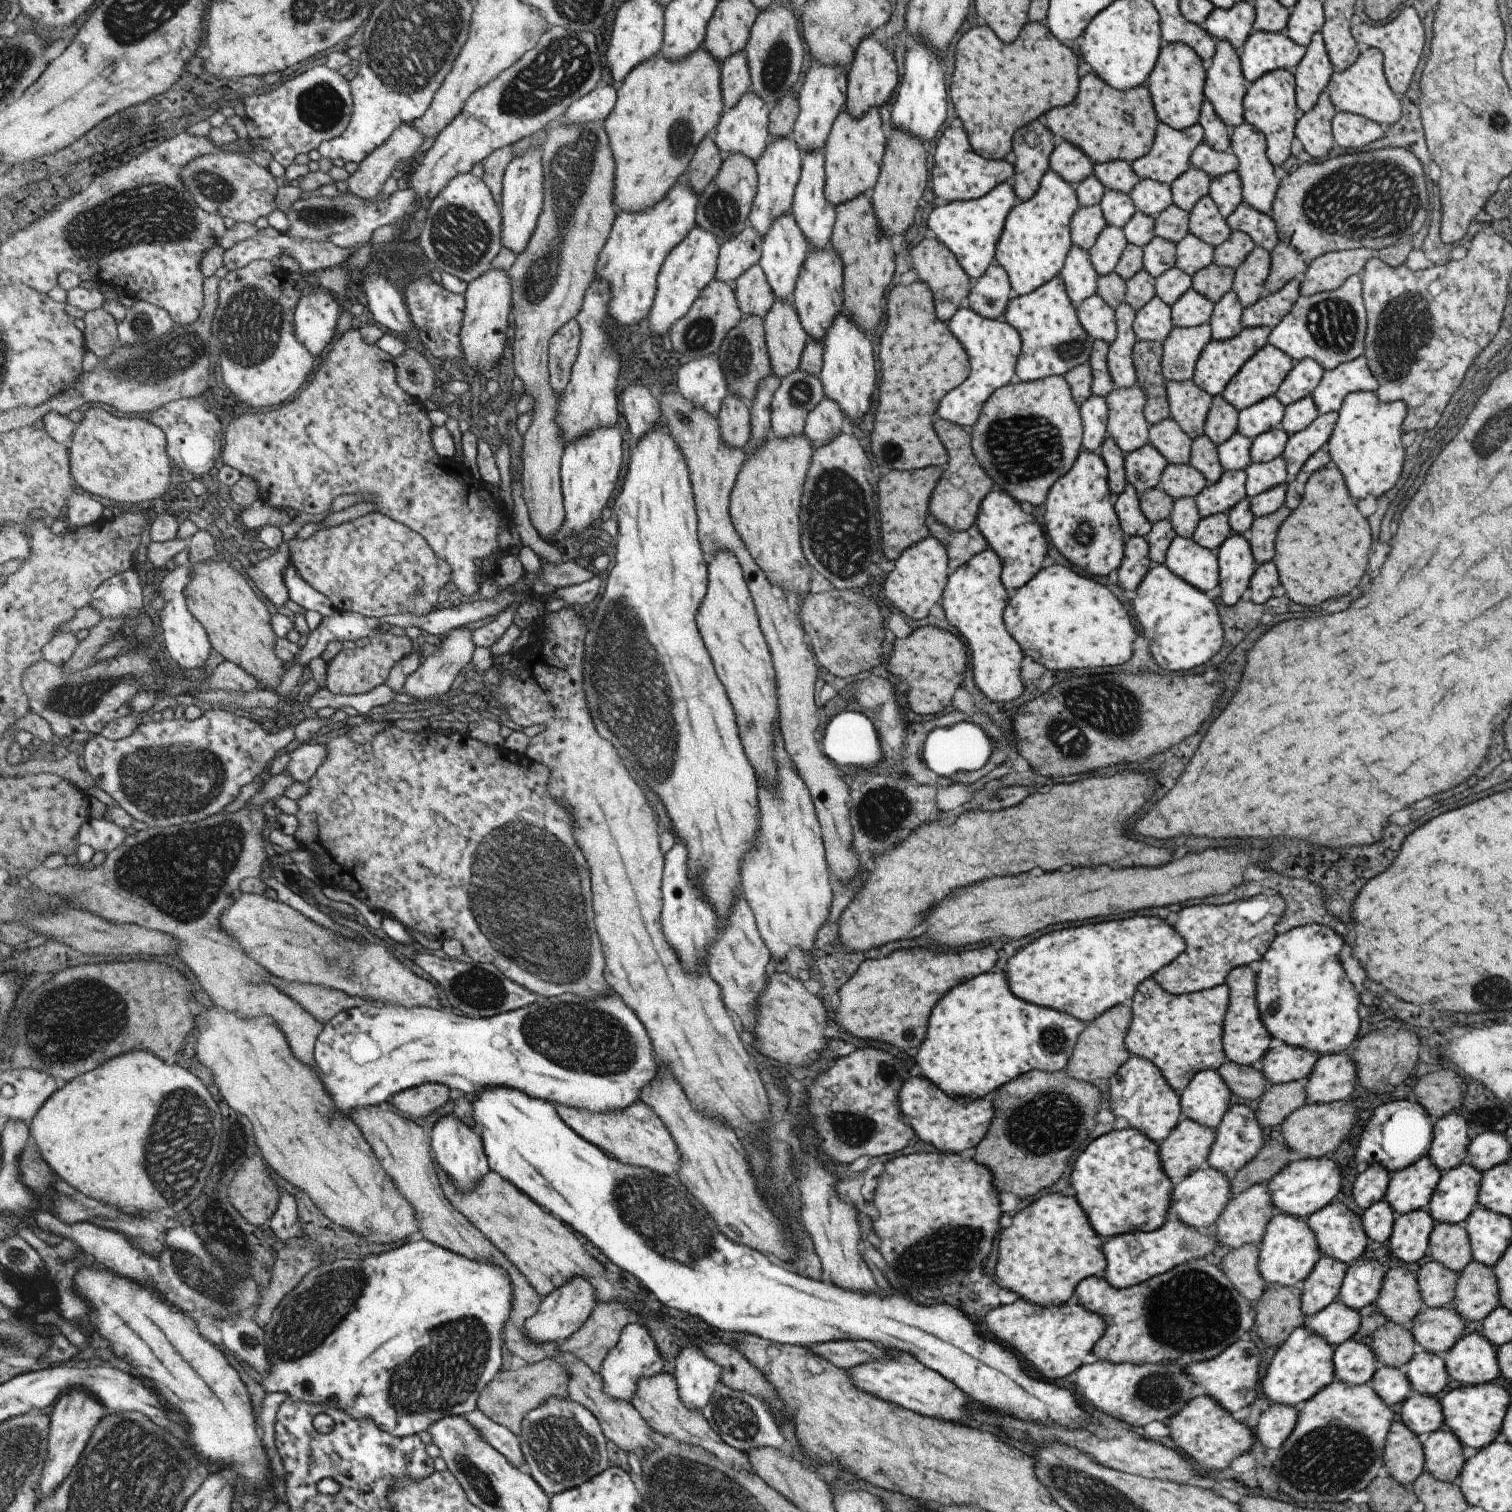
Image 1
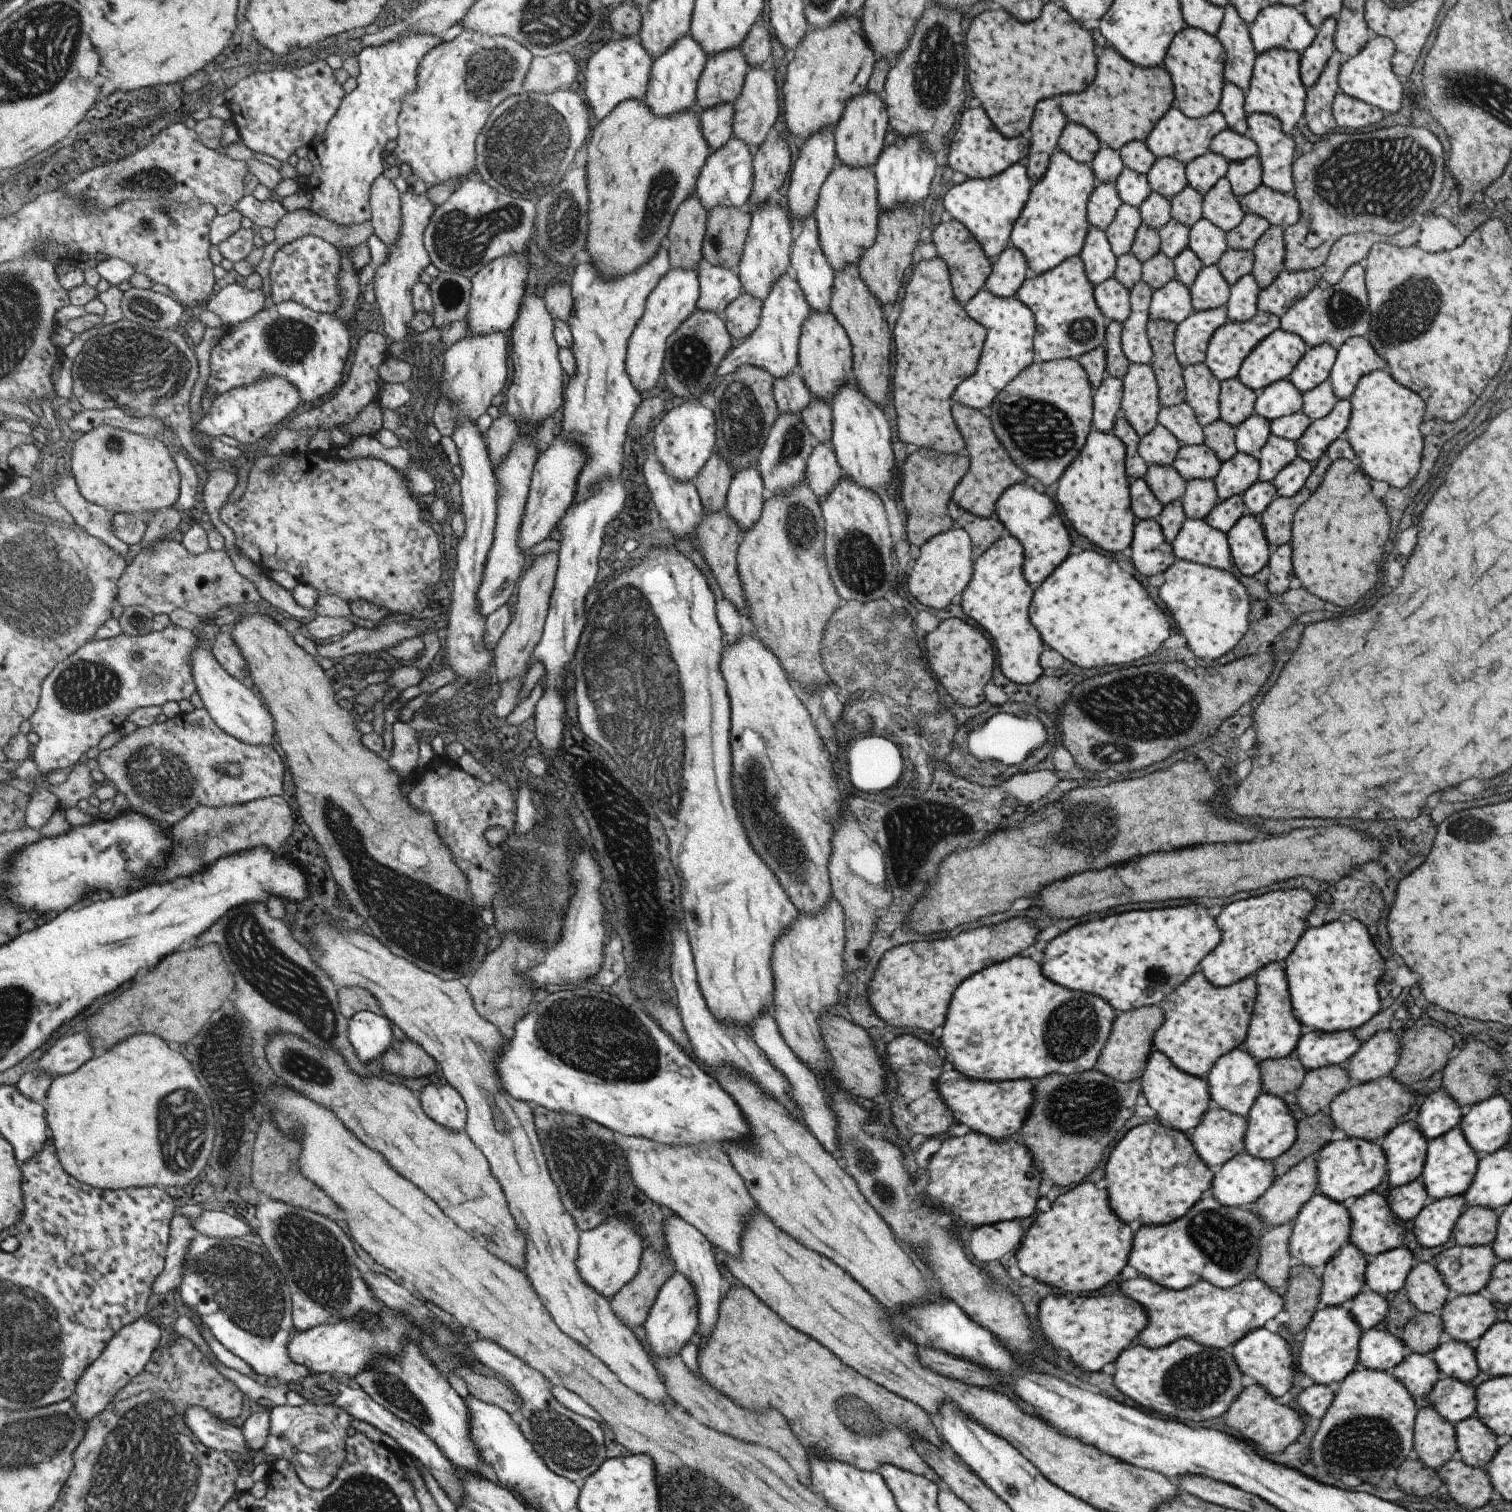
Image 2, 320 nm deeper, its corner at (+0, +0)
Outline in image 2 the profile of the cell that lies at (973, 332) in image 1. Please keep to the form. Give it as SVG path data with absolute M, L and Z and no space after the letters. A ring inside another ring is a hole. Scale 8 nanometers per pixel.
M985 288L977 291L964 305L967 316L985 327L986 337L978 358L977 370L973 376L963 380L952 394L952 401L986 412L999 391L1007 386L1027 368L1034 358L1032 338L1035 321L1030 308L1027 308L1016 295L1003 298L992 295Z

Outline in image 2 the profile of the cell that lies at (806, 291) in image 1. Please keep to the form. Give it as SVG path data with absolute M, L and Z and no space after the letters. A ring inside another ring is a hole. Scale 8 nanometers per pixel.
M811 311L803 321L798 342L797 371L811 396L825 402L829 402L839 387L853 382L850 342L830 311Z

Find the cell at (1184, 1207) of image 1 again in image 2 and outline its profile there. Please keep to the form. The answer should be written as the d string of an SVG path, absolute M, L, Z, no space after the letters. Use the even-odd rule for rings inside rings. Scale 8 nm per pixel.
M1243 1150L1214 1169L1209 1194L1219 1204L1228 1207L1251 1204L1274 1181L1274 1164Z

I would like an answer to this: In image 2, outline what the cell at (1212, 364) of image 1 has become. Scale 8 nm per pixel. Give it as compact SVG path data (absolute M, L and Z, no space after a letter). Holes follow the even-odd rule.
M1257 311L1253 318L1246 321L1225 321L1209 337L1206 346L1205 366L1221 382L1223 379L1236 378L1242 360L1248 352L1268 334L1280 328L1280 318L1270 312Z

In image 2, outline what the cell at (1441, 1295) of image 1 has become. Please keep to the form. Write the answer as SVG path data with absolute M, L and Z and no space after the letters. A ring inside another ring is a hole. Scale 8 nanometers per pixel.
M1455 1245L1442 1250L1433 1265L1450 1290L1450 1296L1478 1293L1488 1283L1497 1258L1492 1246Z

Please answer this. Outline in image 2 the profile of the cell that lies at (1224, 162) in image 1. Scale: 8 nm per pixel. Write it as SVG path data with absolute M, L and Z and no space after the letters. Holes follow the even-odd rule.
M1229 128L1213 136L1208 150L1225 157L1227 162L1240 161L1258 154L1257 145L1253 139Z

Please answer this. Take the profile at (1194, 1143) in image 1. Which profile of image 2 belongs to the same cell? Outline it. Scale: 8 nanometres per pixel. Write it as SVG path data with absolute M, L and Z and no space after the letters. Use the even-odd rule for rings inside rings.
M1211 1101L1189 1140L1199 1158L1214 1170L1244 1150L1246 1124L1246 1117L1219 1108Z

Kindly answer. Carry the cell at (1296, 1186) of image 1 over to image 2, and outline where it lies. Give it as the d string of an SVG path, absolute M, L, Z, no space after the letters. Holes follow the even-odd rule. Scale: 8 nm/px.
M1345 1136L1323 1145L1318 1151L1319 1157L1315 1160L1317 1192L1338 1203L1371 1192L1386 1178L1386 1156L1379 1142Z

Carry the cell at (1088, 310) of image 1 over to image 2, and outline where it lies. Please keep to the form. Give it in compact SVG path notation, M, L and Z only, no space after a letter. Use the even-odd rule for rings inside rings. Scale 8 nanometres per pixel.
M1115 277L1092 287L1093 298L1107 322L1122 323L1130 313L1128 290Z

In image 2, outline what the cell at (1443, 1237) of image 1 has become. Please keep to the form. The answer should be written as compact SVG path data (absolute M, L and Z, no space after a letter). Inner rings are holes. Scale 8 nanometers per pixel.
M1466 1206L1455 1221L1451 1235L1457 1245L1489 1245L1495 1238L1498 1216L1498 1211L1484 1206Z

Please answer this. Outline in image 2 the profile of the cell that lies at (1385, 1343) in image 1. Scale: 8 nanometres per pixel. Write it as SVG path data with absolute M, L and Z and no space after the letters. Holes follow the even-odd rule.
M1416 1312L1403 1328L1401 1340L1408 1354L1431 1354L1439 1344L1439 1336L1443 1334L1442 1320L1438 1313Z

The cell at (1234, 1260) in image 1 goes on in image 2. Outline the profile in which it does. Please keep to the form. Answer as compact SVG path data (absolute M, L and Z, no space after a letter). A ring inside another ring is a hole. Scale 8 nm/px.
M1293 1221L1265 1228L1260 1240L1260 1257L1254 1274L1267 1286L1281 1291L1288 1282L1290 1266L1293 1263L1288 1251Z

